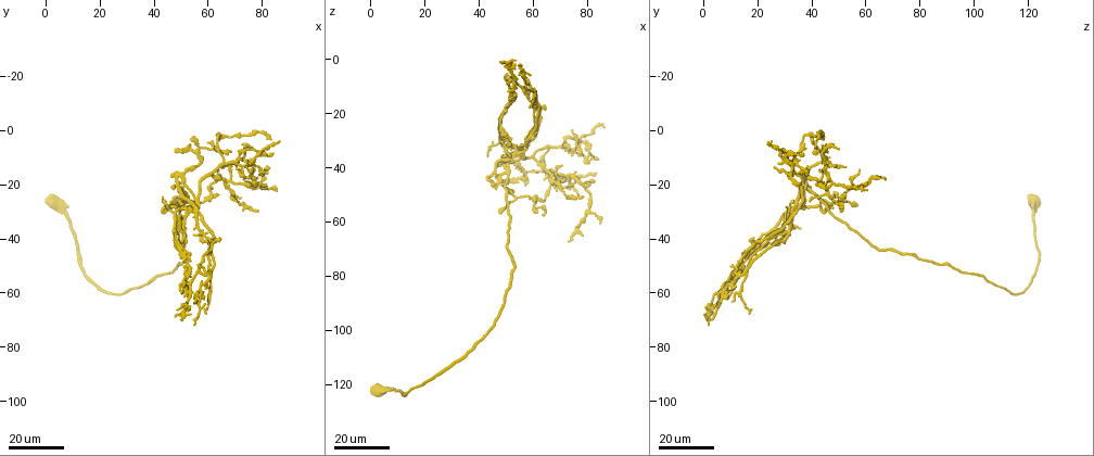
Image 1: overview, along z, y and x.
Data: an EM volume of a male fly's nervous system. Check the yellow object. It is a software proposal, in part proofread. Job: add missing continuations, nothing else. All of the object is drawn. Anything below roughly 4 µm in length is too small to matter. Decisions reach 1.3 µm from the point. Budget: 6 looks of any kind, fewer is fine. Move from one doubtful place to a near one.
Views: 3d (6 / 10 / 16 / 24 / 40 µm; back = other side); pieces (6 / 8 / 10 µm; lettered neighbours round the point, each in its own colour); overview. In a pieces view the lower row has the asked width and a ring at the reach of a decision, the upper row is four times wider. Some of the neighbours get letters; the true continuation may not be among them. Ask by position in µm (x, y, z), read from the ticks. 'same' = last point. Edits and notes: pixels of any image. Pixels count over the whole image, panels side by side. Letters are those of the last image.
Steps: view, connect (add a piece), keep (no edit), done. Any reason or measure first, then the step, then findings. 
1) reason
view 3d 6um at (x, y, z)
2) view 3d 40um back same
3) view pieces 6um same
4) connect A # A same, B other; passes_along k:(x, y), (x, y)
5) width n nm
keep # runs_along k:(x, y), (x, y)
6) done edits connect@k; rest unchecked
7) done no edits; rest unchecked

view 3d 16um at (78, 29, 50)

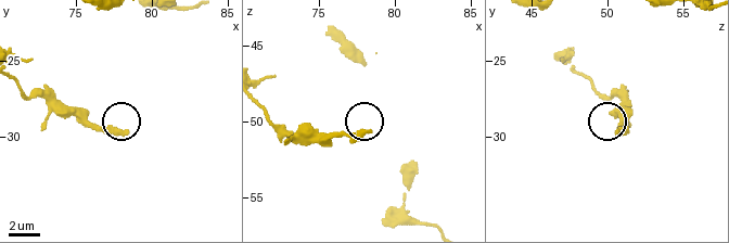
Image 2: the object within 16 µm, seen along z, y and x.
view pieces 10um at (78.2, 29.6, 50.6)

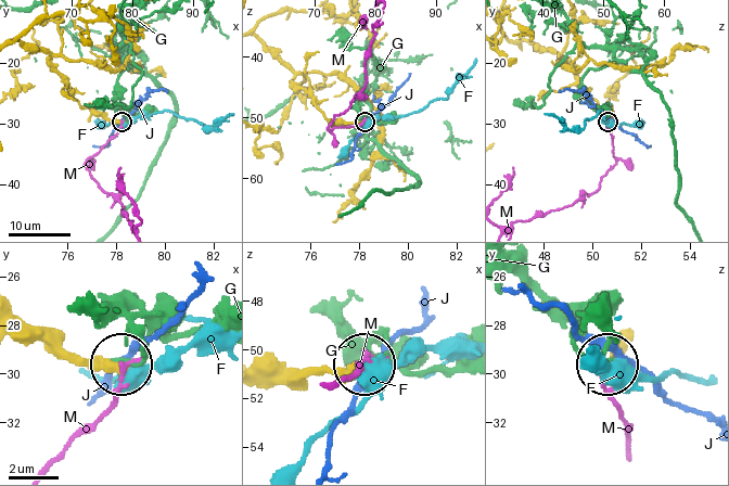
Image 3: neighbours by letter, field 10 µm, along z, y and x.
keep # F other, G other, J other, M other; no lettered piece goes on from it

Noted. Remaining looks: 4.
an open end
view 3d 24um at (81, 16, 35)

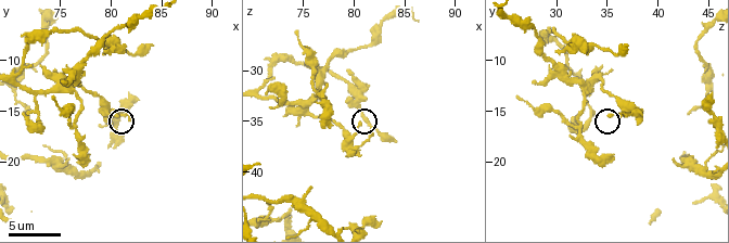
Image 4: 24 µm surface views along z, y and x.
view pieces 10um at (80.6, 15.4, 35.0)

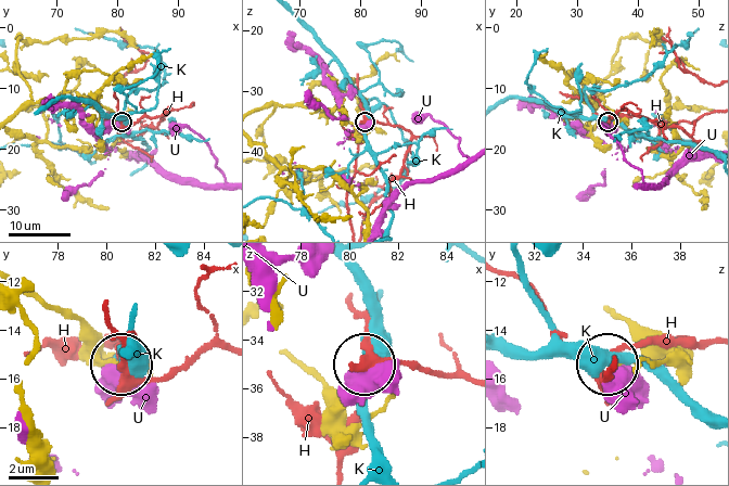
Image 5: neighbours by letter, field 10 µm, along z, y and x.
width 190 nm
keep # H other, K other, U other; none of them fits

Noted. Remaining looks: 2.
an open end
view pieces 10um at (82.0, 13.2, 45.2)

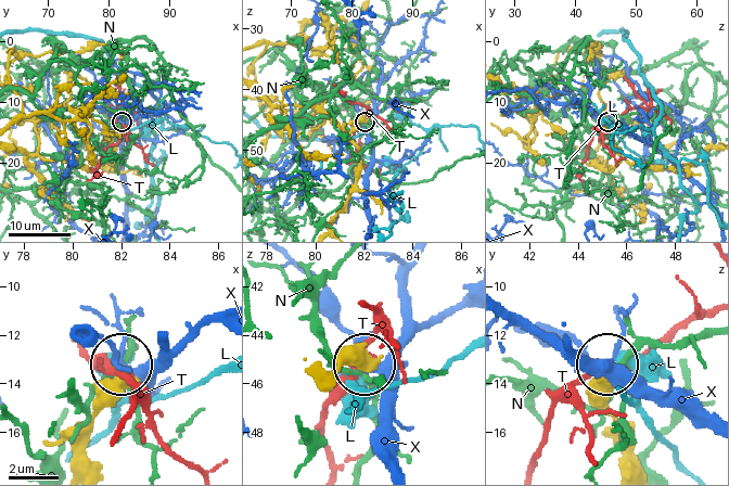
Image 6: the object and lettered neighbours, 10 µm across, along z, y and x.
keep # L other, N other, T other, X other; no lettered piece goes on from it

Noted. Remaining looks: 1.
done no edits; rest unchecked

